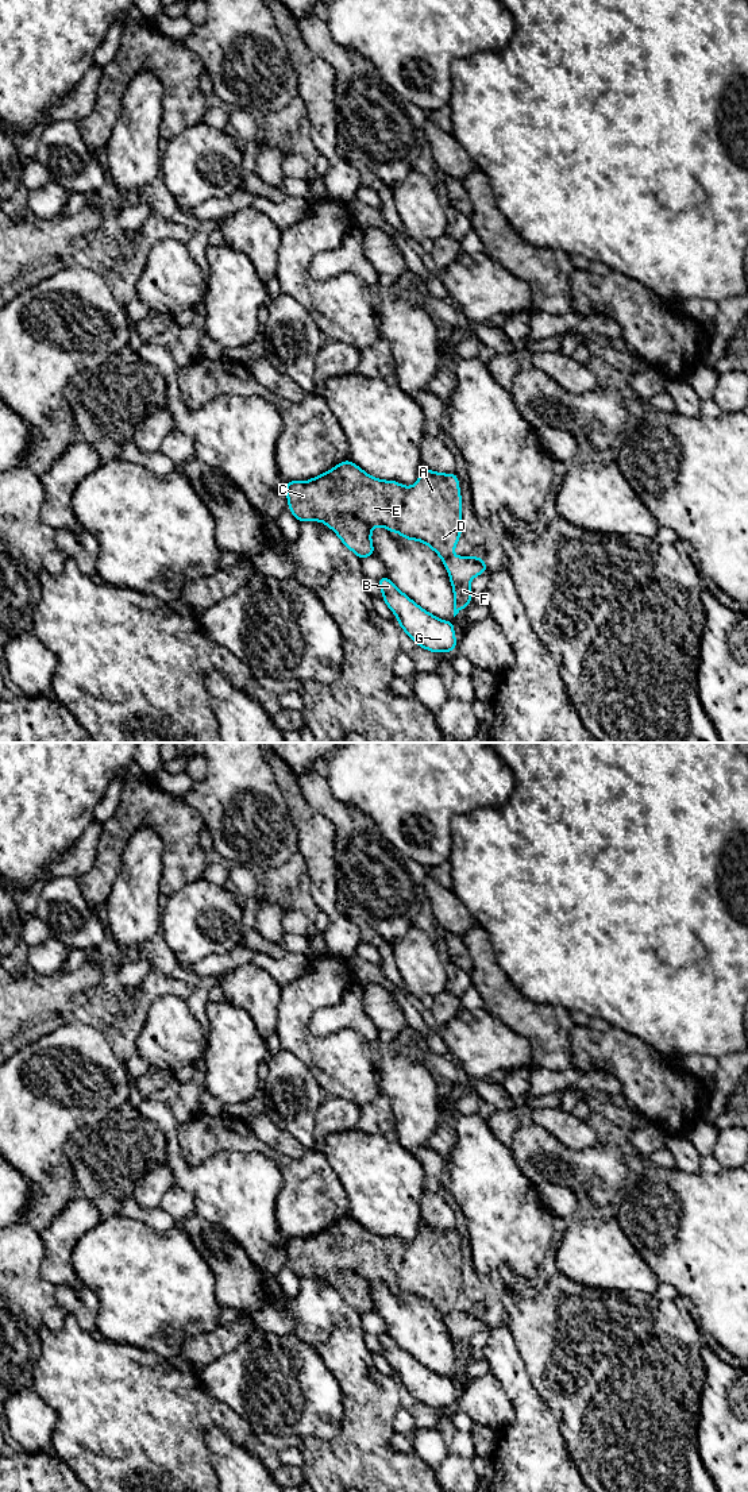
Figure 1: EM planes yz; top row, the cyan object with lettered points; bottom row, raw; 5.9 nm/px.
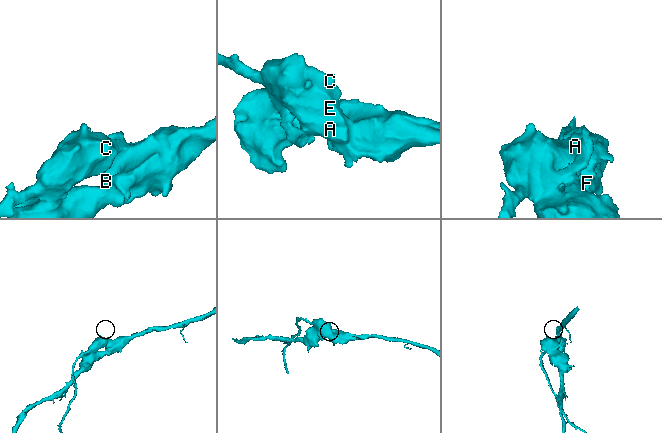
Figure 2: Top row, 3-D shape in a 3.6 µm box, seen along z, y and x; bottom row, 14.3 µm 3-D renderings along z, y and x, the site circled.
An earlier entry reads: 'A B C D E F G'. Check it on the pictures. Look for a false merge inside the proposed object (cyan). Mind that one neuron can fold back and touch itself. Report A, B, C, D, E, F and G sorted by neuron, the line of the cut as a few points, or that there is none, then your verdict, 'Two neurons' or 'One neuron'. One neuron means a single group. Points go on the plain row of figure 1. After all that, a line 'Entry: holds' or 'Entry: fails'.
Groups: A C D E / B F G. Split along yz (451, 1313), (443, 1317). Two neurons
Entry: fails

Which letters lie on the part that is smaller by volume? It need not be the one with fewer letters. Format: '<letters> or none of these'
A, C, D, E

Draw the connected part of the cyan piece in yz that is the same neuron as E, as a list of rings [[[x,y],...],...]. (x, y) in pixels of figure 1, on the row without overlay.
[[[343,1217],[329,1227],[306,1238],[290,1237],[285,1241],[289,1267],[298,1277],[321,1277],[328,1281],[358,1314],[374,1311],[371,1287],[385,1283],[390,1289],[398,1288],[404,1295],[419,1296],[431,1303],[442,1316],[448,1316],[462,1288],[462,1253],[455,1229],[442,1230],[421,1223],[419,1237],[406,1244],[396,1237],[382,1237],[369,1231],[351,1217]]]

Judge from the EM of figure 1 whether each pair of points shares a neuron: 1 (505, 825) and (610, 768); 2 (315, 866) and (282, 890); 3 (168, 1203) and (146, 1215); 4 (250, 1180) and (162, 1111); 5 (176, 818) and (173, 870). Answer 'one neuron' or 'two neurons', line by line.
1: one neuron
2: two neurons
3: two neurons
4: one neuron
5: one neuron

